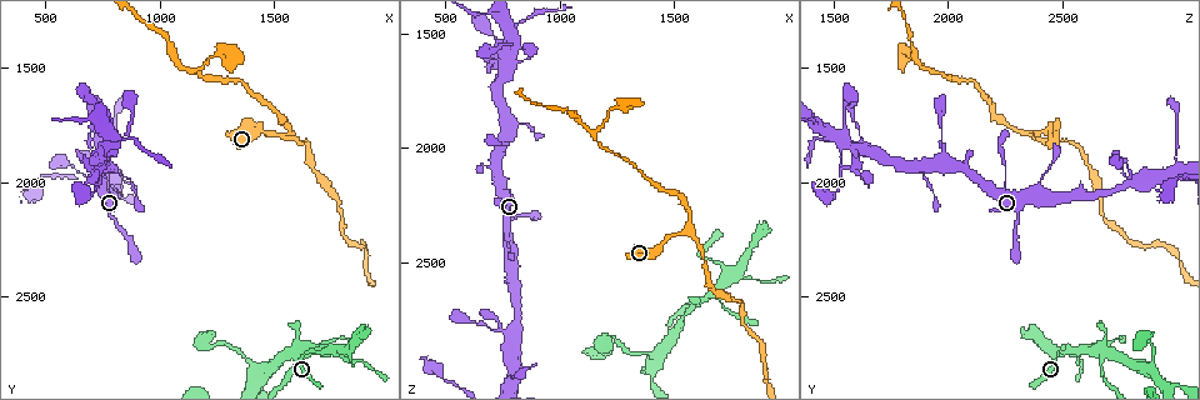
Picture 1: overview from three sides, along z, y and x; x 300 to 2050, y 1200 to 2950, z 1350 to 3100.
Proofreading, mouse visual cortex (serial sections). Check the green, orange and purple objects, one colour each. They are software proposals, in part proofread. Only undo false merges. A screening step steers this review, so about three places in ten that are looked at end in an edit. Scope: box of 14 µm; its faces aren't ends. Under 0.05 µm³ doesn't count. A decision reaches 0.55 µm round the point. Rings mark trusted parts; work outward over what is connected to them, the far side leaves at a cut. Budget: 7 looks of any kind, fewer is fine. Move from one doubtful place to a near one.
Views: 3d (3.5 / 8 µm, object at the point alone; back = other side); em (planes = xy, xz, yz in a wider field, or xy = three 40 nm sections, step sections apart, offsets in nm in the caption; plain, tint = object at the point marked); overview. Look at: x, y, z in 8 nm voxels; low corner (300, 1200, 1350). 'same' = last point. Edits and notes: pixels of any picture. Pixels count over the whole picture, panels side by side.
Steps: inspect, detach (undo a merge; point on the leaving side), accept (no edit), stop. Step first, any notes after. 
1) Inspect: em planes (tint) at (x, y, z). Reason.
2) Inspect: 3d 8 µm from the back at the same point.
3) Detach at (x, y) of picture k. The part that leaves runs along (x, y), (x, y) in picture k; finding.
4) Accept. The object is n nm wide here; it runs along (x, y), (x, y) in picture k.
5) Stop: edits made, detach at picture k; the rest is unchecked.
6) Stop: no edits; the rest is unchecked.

Inspect: 3d 8 µm from the back at (750, 1910, 1990). Branch point.

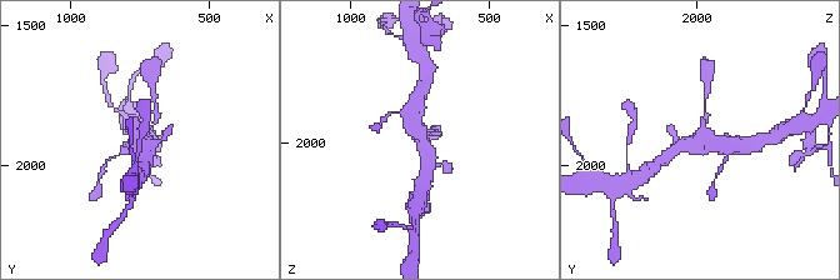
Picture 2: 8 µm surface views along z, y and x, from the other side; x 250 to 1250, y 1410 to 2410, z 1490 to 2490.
Inspect: em xy step 2 (tint) at (740, 1920, 1990).

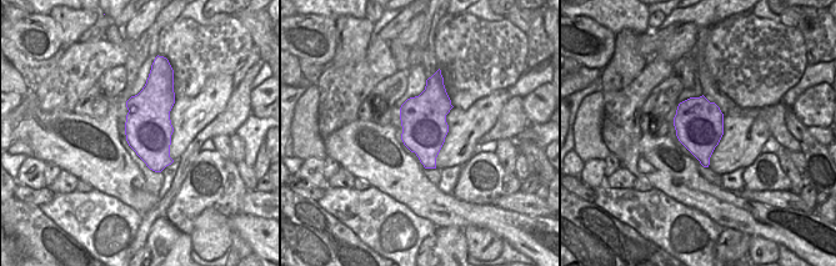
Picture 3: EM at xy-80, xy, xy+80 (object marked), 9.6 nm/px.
Accept. It runs along (428, 170), (415, 105) in picture 2; one cell here.

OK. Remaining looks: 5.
Inspect: 3d 8 µm at (790, 1960, 3020). Sharp bend.

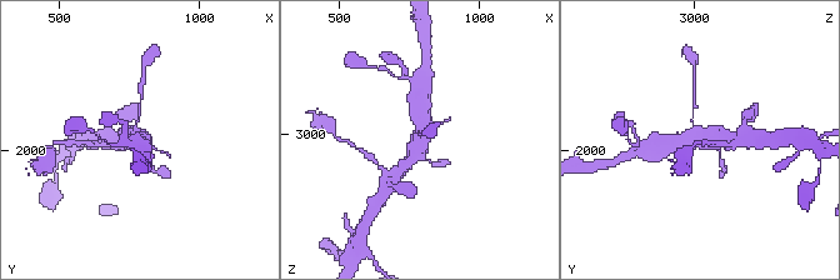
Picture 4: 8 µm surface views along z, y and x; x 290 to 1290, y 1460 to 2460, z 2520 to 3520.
Inspect: 3d 3.5 µm at (790, 1950, 3020).

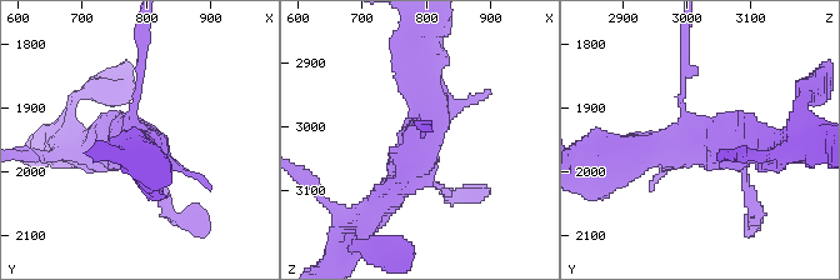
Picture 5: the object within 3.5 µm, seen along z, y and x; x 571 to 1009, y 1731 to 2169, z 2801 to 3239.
Inspect: em xy step 2 (tint) at (795, 1950, 3020). Now the EM.

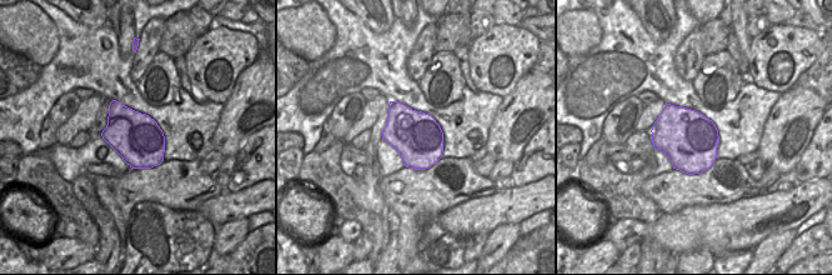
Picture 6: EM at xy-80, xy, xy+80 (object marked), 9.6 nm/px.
Accept. It runs along (423, 68), (419, 173), (384, 189) in picture 5; all the same cell.

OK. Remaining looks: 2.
Stop: no edits; the rest is unchecked.

